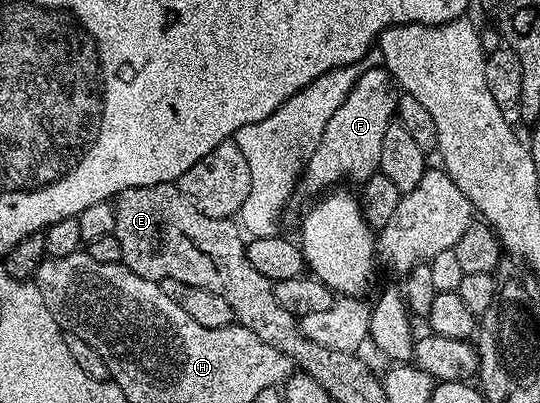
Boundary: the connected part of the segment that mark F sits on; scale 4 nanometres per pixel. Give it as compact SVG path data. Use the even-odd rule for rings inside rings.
M376 65L368 71L367 68L360 70L349 97L345 97L337 113L329 117L329 125L325 125L325 133L321 133L317 149L307 158L301 176L301 191L303 187L305 194L318 196L330 192L336 185L346 184L343 183L346 179L352 179L355 185L359 185L376 174L379 171L385 129L389 129L396 118L396 102L397 87L387 68Z

